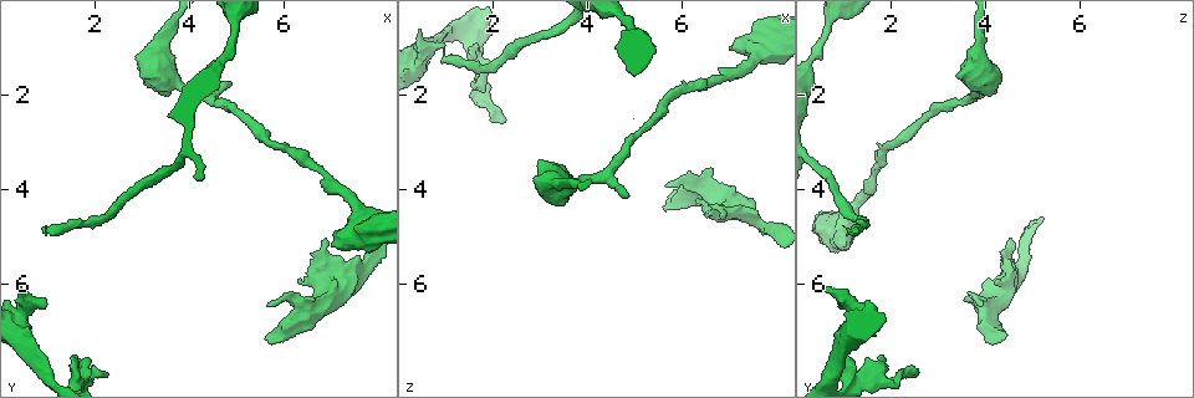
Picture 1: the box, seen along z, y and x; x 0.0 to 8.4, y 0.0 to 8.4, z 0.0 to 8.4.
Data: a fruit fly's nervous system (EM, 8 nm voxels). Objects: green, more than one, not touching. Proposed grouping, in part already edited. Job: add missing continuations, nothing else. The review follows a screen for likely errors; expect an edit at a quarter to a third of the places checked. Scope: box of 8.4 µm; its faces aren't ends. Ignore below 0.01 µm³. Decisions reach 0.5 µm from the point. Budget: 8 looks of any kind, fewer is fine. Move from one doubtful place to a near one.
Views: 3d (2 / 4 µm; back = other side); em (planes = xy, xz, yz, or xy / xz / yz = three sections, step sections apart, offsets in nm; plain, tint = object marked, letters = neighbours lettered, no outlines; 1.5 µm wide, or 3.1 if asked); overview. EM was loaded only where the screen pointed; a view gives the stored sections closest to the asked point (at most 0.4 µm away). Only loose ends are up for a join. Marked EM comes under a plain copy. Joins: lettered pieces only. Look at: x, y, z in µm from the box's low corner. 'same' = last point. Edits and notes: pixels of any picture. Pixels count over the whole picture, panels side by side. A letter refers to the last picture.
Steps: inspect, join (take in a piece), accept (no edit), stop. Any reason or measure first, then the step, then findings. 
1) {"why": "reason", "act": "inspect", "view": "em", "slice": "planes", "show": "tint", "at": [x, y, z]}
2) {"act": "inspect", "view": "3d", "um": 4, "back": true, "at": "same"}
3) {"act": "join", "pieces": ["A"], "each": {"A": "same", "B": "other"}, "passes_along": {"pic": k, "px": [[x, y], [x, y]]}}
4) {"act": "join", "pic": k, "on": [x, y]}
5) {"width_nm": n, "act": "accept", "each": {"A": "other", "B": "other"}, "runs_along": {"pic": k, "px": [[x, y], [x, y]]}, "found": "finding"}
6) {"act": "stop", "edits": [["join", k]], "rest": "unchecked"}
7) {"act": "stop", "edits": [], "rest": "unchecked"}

{"act": "inspect", "view": "3d", "um": 2, "at": [2.20, 7.90, 2.60]}

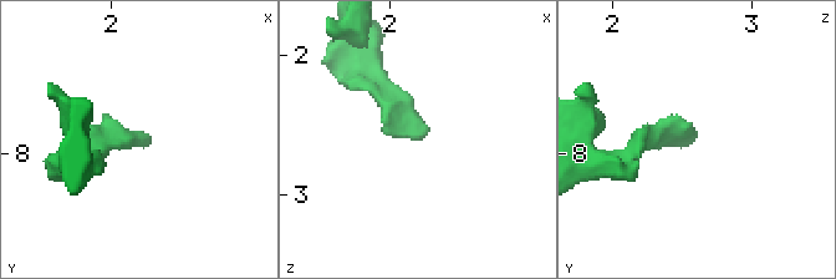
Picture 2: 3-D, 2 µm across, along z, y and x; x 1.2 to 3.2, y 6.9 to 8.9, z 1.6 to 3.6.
{"act": "inspect", "view": "em", "slice": "xz", "step": 4, "show": "letters", "at": [2.24, 7.90, 2.56]}

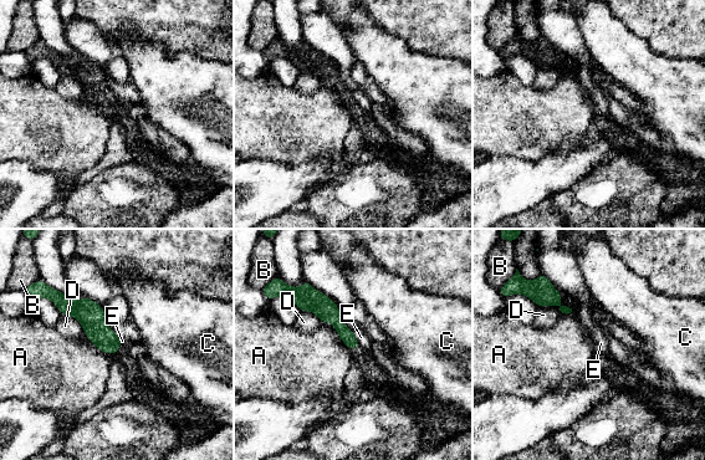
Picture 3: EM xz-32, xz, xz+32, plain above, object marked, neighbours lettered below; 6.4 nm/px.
{"act": "inspect", "view": "em", "slice": "planes", "show": "letters", "at": "same"}

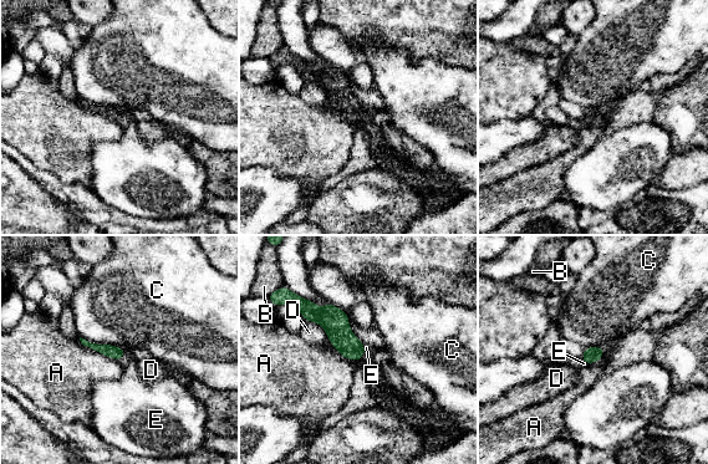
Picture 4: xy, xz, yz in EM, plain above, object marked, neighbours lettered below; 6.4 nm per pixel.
{"longest_contact_nm": ["A", 320], "act": "accept", "each": {"A": "other", "B": "other", "C": "other", "D": "other", "E": "other"}, "border": {"pic": 4, "px": [[79, 337], [87, 347], [121, 360]]}, "found": "no lettered piece goes on from it"}

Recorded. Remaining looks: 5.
{"why": "end of a long branch", "act": "inspect", "view": "em", "slice": "planes", "show": "letters", "at": [0.95, 5.00, 1.10]}

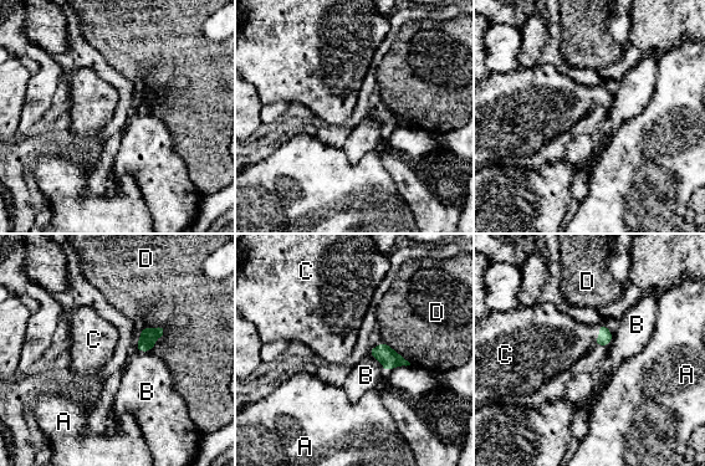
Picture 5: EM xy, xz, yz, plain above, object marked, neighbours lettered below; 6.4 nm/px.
{"longest_contact_nm": ["D", 240], "act": "join", "pic": 5, "on": [560, 339], "each": {"A": "other", "B": "other", "C": "same", "D": "other"}, "passes_along": {"pic": 5, "px": [[606, 336], [598, 336], [560, 339]]}, "found": "the cell continues"}

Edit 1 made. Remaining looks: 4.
{"act": "inspect", "view": "overview"}

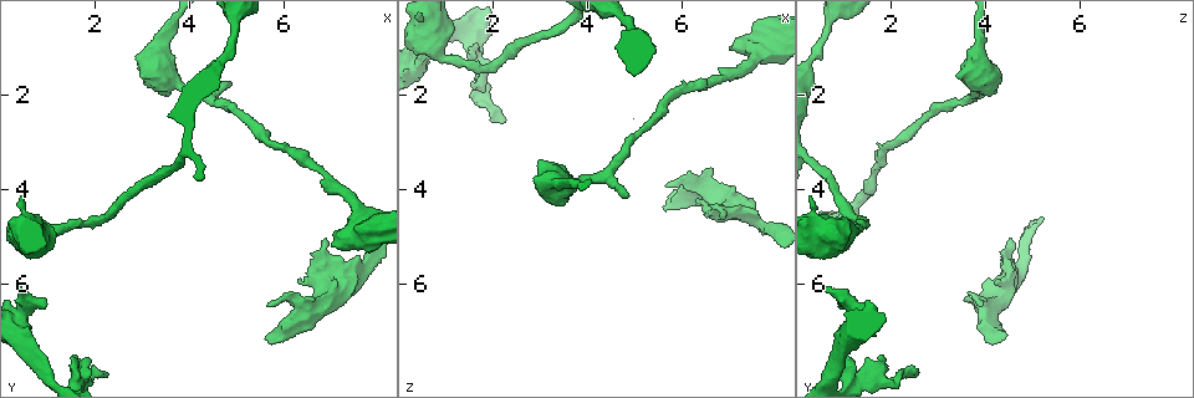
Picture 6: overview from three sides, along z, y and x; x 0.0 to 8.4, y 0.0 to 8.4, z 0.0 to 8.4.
{"why": "free end", "act": "inspect", "view": "3d", "um": 4, "back": true, "at": [5.70, 7.10, 4.40]}

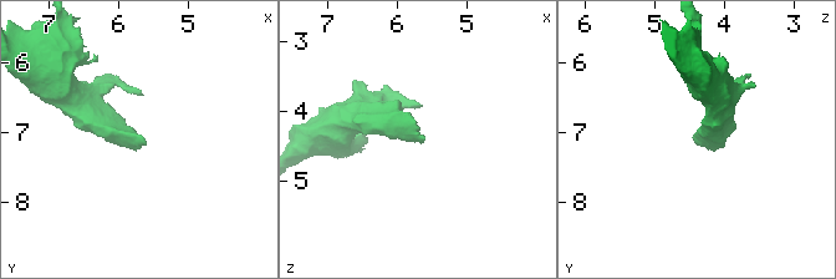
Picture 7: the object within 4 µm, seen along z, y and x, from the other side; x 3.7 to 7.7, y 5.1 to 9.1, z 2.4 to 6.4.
{"act": "inspect", "view": "em", "slice": "xy", "step": 4, "show": "letters", "at": [5.65, 7.15, 4.45]}

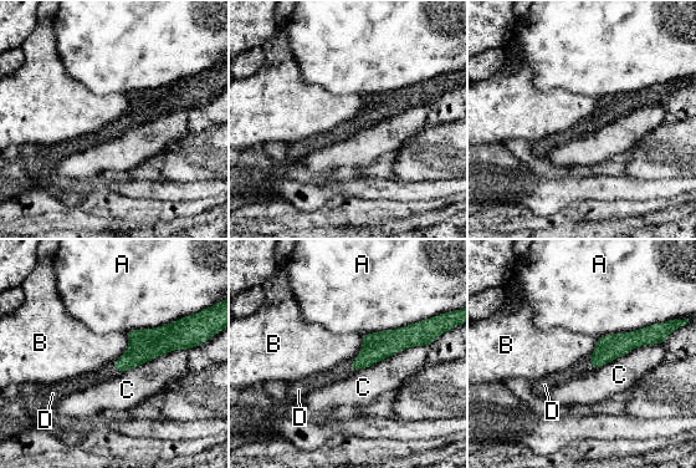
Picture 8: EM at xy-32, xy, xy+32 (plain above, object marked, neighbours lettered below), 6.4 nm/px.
{"act": "join", "pic": 8, "on": [106, 372], "each": {"A": "other", "B": "other", "C": "other", "D": "same"}, "passes_along": {"pic": 8, "px": [[144, 346], [113, 369], [106, 372]]}, "found": "the cell continues"}

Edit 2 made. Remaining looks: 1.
{"act": "stop", "edits": [["join", 5], ["join", 8]], "rest": "unchecked"}

